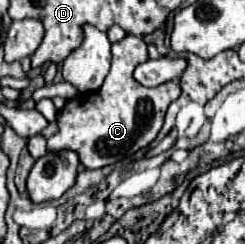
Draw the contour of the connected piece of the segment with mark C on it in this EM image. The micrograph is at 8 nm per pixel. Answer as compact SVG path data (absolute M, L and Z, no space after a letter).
M126 34L120 42L112 44L112 68L104 84L96 92L80 92L68 100L58 112L58 132L48 138L48 150L74 150L80 162L94 170L116 164L138 150L146 148L160 132L166 108L182 94L178 82L164 82L146 88L134 80L134 68L148 58L146 42L140 36Z

